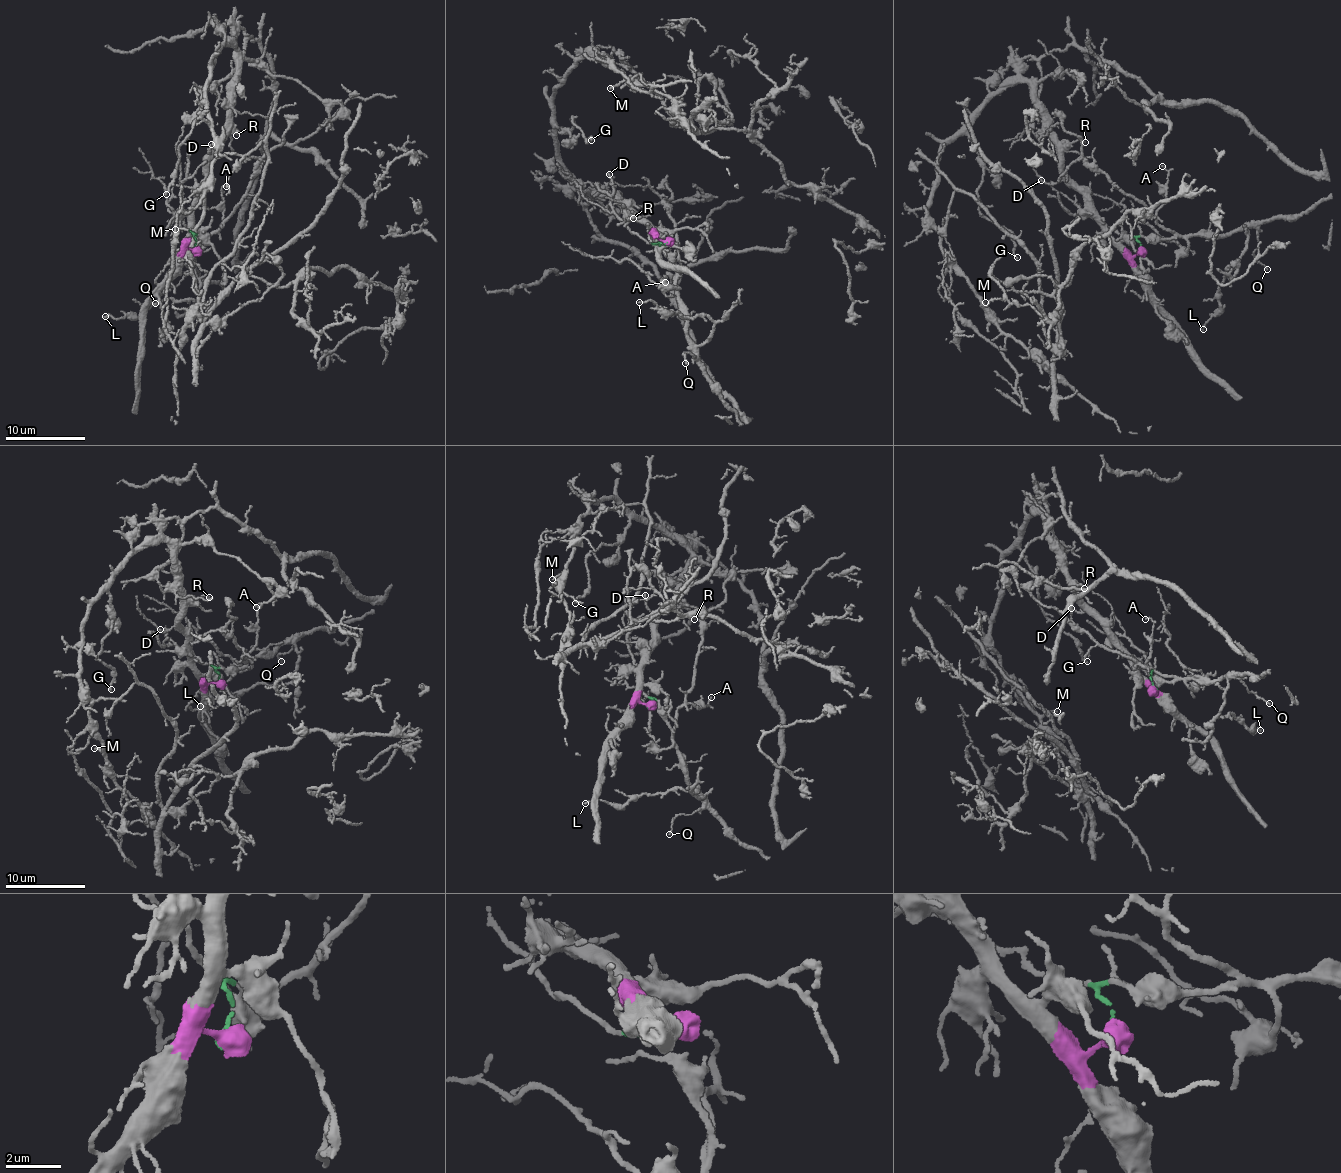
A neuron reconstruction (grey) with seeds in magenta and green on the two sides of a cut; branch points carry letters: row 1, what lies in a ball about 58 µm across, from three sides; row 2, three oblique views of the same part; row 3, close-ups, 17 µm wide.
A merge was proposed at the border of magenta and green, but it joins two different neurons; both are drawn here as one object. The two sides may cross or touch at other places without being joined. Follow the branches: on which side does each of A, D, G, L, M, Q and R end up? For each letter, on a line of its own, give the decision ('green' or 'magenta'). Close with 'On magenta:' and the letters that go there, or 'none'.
A: green
D: magenta
G: magenta
L: green
M: magenta
Q: green
R: magenta
On magenta: D, G, M, R

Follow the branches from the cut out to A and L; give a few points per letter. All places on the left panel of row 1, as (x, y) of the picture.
A: (192, 249), (193, 235), (196, 234), (198, 249), (223, 221), (221, 192), (227, 186)
L: (192, 249), (196, 234), (198, 251), (187, 267), (195, 274), (200, 298), (161, 299), (138, 317), (104, 317)

